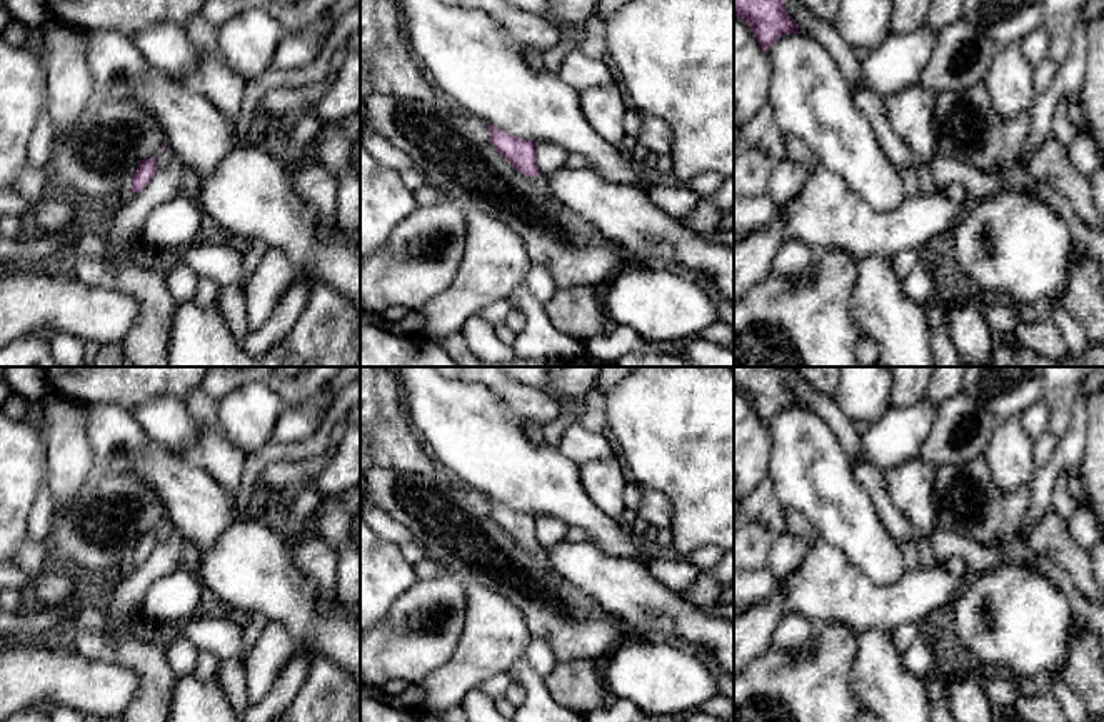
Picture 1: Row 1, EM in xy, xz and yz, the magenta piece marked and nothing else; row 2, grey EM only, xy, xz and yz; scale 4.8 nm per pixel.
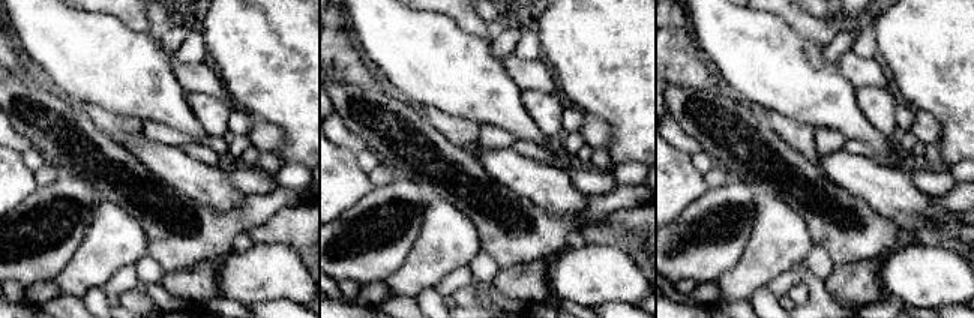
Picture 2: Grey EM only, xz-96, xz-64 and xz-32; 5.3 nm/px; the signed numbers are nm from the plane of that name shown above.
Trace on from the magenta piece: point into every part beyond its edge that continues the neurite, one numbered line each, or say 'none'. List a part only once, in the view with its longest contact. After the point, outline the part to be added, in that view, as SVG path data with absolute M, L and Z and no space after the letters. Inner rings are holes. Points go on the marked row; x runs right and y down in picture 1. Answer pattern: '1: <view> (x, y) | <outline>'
1: xz (541, 182) | M537 175L537 177L530 177L530 180L535 183L535 187L537 187L540 192L544 192L545 195L552 195L552 193L550 193L549 182L547 182L547 177Z

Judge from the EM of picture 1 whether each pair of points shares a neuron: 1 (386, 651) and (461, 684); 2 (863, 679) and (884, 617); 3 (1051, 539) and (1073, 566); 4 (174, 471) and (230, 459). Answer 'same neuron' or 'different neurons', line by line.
1: different neurons
2: different neurons
3: same neuron
4: different neurons

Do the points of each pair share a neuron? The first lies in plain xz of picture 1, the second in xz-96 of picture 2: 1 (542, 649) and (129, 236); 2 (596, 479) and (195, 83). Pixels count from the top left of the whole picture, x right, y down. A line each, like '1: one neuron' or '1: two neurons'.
1: two neurons
2: two neurons

